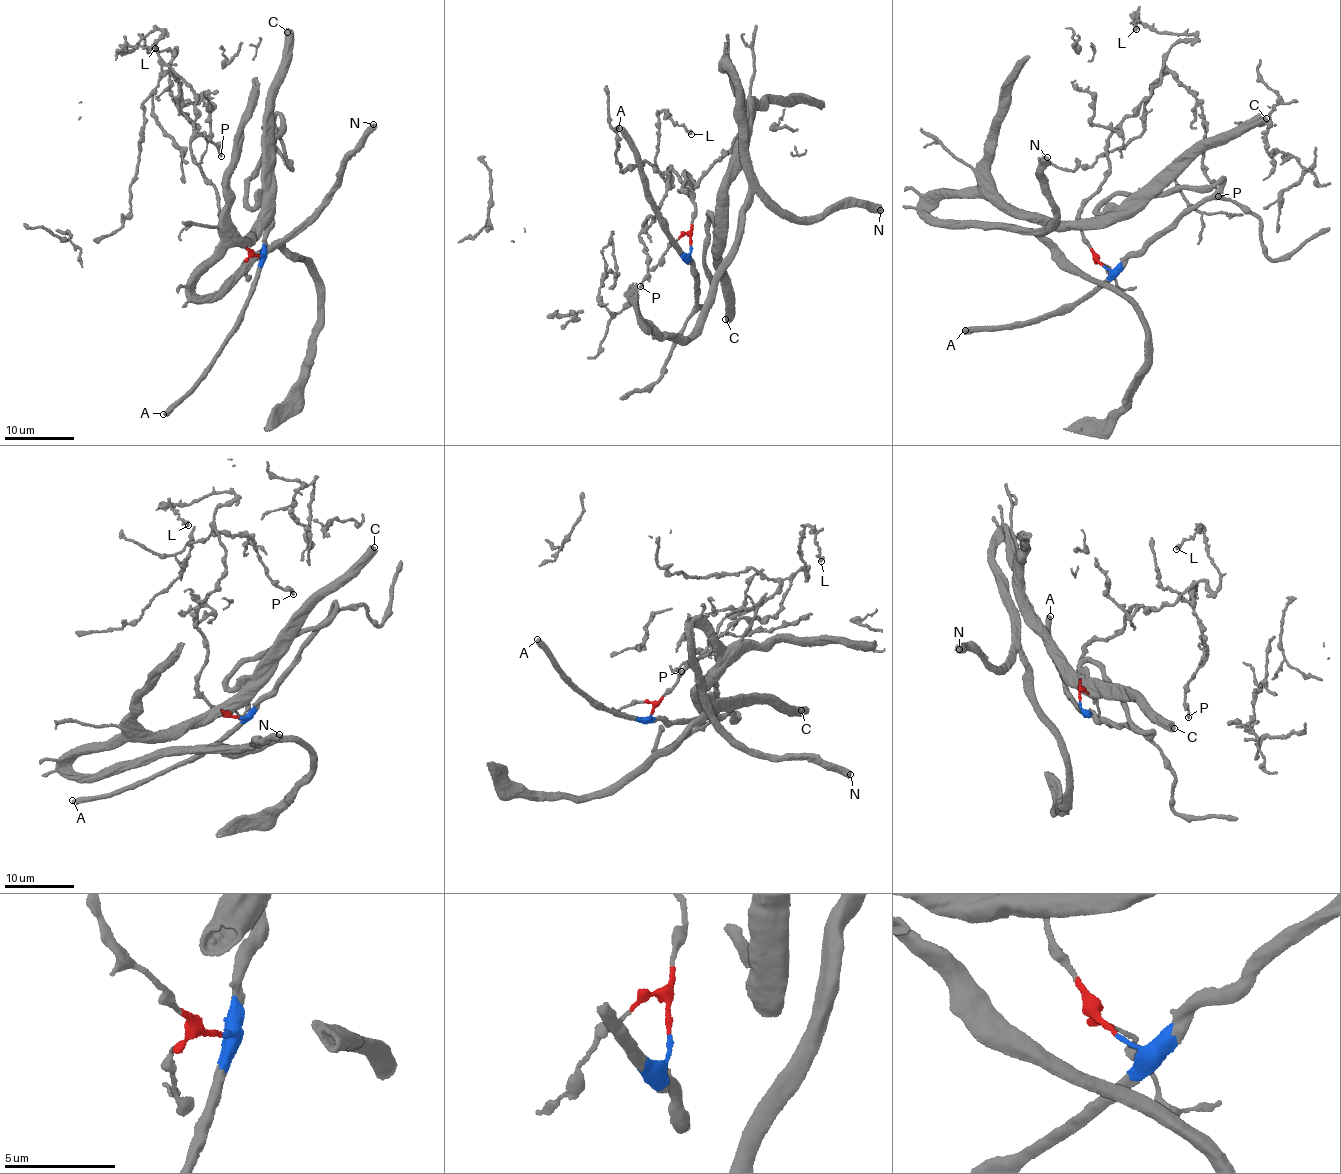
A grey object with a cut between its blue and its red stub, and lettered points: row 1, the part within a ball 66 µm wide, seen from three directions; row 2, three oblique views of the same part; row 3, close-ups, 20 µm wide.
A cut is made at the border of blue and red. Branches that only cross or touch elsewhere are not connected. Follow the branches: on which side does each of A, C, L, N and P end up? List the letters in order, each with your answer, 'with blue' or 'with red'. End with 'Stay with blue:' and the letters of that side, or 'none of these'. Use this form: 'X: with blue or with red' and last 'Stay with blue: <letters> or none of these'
A: with blue
C: with blue
L: with red
N: with blue
P: with red
Stay with blue: A, C, N

